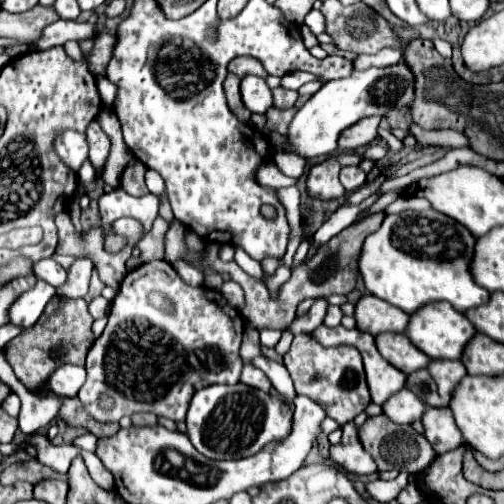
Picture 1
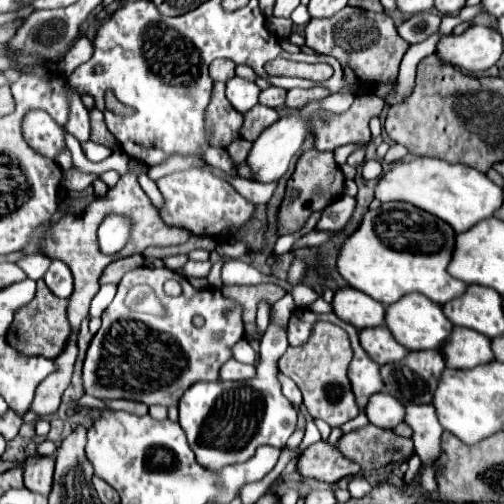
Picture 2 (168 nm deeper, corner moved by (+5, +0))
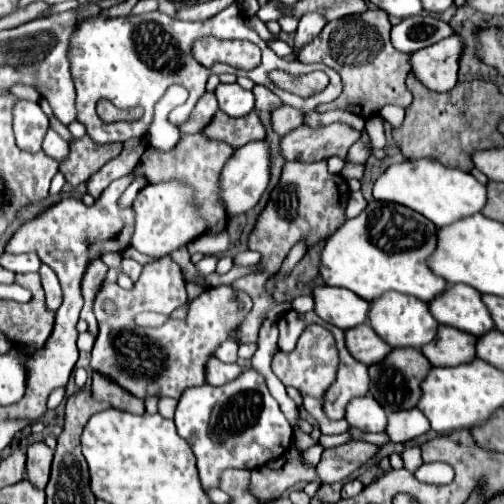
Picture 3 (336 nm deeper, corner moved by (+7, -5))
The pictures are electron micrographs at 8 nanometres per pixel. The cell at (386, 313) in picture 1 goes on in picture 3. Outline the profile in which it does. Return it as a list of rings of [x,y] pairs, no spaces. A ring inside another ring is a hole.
[[[318,286],[314,290],[314,302],[316,302],[314,312],[322,320],[342,330],[350,330],[364,324],[370,310],[370,304],[366,300],[360,300],[354,292],[346,288]]]

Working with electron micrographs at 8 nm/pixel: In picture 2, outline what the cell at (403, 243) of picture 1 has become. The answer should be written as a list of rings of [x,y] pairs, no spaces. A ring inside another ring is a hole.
[[[382,203],[378,209],[366,211],[360,227],[340,245],[336,269],[350,287],[382,305],[390,305],[414,291],[444,305],[466,291],[466,283],[446,271],[454,251],[454,237],[456,233],[448,223],[410,203]]]

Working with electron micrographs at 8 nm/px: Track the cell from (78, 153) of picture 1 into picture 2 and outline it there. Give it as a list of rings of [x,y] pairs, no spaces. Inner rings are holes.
[[[42,109],[26,113],[22,121],[22,135],[36,153],[50,159],[54,159],[56,153],[64,147],[62,127]]]

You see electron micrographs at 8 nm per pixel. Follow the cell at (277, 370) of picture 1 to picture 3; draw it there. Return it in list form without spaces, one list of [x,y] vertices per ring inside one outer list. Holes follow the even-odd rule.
[[[224,342],[216,354],[216,358],[220,358],[222,362],[236,362],[238,360],[238,344],[236,342]]]

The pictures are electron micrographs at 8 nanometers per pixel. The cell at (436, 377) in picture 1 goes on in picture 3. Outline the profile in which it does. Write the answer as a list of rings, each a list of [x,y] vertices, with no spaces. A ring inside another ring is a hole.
[[[392,350],[388,358],[384,358],[380,364],[370,366],[370,396],[384,406],[384,410],[398,412],[398,410],[412,410],[420,398],[422,398],[422,388],[420,384],[426,380],[432,364],[420,350]]]

